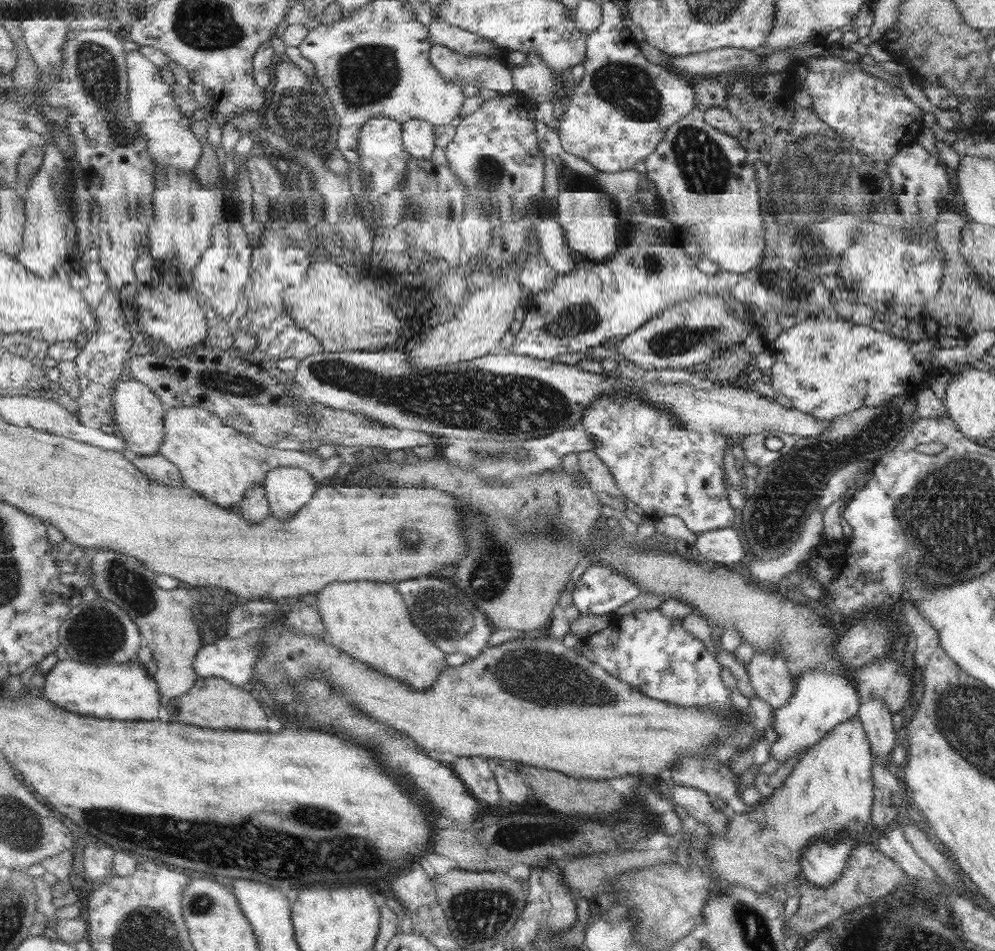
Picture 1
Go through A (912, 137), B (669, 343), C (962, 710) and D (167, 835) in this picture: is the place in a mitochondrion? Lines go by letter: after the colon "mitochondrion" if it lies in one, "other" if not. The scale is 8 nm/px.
A: other
B: mitochondrion
C: mitochondrion
D: mitochondrion

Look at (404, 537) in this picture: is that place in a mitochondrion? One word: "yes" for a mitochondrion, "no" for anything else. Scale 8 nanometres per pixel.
yes

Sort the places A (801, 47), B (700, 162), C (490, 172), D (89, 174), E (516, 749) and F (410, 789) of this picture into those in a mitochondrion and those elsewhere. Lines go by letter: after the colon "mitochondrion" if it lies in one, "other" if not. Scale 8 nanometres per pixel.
A: other
B: mitochondrion
C: mitochondrion
D: other
E: other
F: other

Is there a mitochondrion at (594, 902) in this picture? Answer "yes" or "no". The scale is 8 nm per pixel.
no

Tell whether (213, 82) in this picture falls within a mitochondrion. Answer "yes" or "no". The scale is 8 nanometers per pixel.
no

